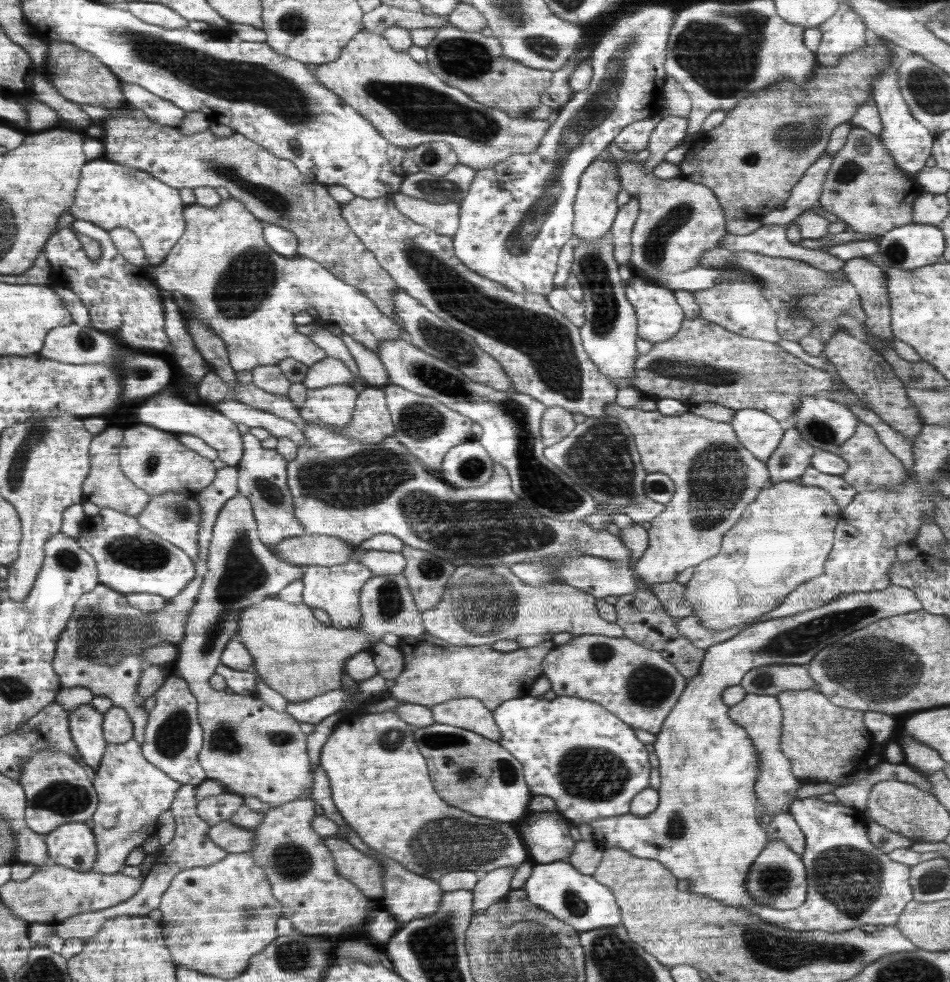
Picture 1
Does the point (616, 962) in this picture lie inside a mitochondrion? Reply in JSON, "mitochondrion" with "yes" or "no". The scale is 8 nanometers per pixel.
{"mitochondrion":"yes"}

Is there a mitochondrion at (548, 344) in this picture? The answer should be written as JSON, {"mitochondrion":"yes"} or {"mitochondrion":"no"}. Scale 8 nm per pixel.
{"mitochondrion":"yes"}

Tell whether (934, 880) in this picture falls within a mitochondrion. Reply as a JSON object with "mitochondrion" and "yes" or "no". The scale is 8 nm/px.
{"mitochondrion":"yes"}

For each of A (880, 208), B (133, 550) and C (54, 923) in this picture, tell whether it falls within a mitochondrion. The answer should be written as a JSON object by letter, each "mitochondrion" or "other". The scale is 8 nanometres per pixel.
{"A":"other","B":"mitochondrion","C":"other"}

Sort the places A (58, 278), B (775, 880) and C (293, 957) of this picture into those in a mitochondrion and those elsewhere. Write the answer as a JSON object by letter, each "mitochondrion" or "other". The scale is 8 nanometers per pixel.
{"A":"other","B":"mitochondrion","C":"mitochondrion"}

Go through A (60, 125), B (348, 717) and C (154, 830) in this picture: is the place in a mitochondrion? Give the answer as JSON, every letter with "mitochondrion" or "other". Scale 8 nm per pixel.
{"A":"other","B":"other","C":"other"}

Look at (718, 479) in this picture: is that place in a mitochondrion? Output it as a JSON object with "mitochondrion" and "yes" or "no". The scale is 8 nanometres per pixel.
{"mitochondrion":"yes"}

